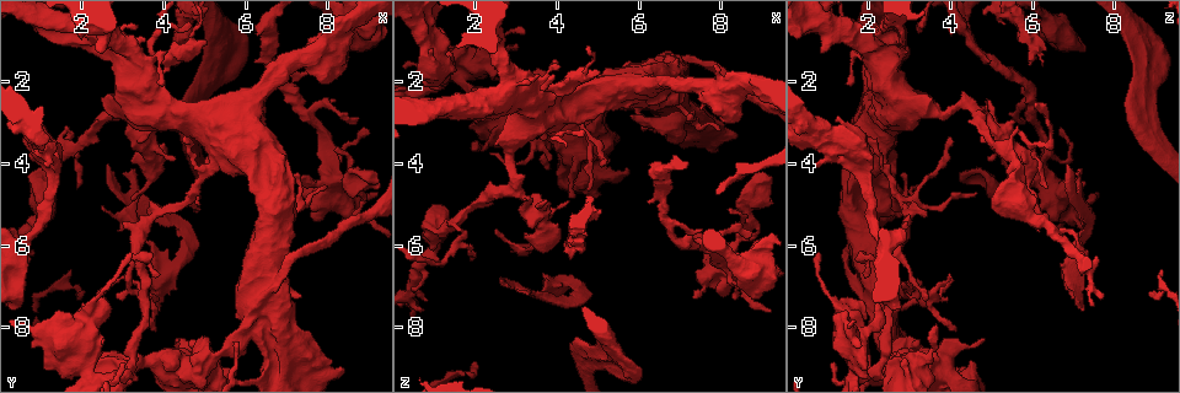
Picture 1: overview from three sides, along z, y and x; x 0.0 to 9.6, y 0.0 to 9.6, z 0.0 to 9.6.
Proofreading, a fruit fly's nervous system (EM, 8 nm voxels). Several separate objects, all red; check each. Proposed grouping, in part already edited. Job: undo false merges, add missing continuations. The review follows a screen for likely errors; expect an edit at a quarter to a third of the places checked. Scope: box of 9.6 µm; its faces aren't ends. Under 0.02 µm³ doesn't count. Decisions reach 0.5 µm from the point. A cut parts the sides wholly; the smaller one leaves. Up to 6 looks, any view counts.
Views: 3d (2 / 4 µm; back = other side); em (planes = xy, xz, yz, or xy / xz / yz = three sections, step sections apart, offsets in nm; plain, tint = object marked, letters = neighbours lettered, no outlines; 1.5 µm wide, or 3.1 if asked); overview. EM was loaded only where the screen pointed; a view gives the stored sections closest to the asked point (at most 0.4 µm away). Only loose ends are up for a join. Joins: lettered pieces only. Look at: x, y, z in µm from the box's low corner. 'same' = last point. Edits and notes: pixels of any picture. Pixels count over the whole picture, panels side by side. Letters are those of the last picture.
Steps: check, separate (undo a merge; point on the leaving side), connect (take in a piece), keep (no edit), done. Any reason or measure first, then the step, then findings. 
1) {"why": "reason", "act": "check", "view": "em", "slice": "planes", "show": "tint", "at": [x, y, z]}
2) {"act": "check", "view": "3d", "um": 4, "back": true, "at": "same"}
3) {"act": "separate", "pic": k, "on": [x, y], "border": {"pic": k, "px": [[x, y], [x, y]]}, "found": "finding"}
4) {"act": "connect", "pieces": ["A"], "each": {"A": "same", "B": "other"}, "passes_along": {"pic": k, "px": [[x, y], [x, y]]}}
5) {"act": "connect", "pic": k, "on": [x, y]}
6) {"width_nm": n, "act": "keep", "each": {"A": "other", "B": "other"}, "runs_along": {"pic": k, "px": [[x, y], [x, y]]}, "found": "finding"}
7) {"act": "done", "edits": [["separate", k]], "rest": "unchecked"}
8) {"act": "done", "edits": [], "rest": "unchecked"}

{"why": "an open end", "act": "check", "view": "3d", "um": 4, "at": [1.10, 4.05, 0.65]}

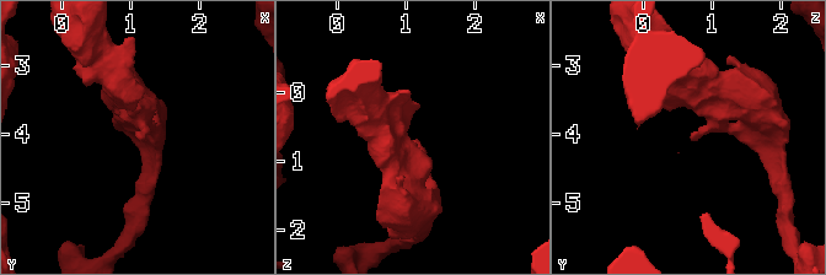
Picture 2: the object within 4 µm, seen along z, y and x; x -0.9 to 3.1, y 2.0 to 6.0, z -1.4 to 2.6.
{"why": "now the EM", "act": "check", "view": "em", "slice": "xz", "step": 4, "show": "letters", "at": [1.15, 4.05, 0.70]}

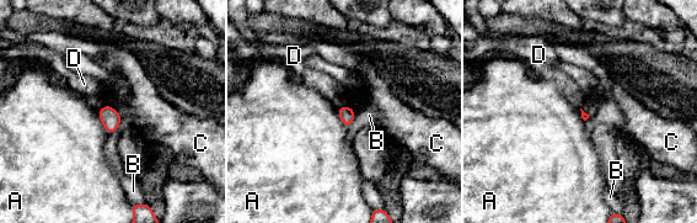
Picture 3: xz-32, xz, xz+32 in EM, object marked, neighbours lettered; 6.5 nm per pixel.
{"why": "another direction", "act": "check", "view": "em", "slice": "planes", "show": "letters", "at": "same"}

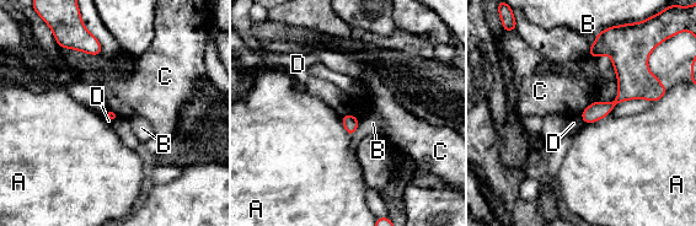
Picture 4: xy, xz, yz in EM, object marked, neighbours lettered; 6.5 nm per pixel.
{"act": "keep", "each": {"A": "other", "B": "other", "C": "other", "D": "other"}, "border": {"pic": 4, "px": [[351, 113], [342, 117]]}, "found": "no lettered piece goes on from it"}

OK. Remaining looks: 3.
{"act": "check", "view": "em", "slice": "yz", "step": 4, "show": "letters", "at": [3.05, 4.30, 7.10]}

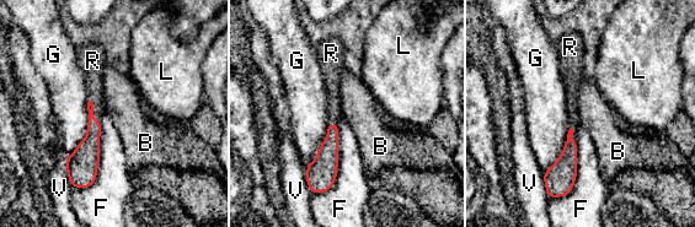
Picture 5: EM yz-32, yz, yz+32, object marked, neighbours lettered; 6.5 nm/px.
{"act": "connect", "pieces": ["R"], "each": {"B": "other", "F": "other", "G": "other", "L": "other", "R": "same", "V": "other"}, "found": "it goes on there"}

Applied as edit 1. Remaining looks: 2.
{"why": "arms part here", "act": "check", "view": "em", "slice": "planes", "show": "letters", "at": [4.80, 2.60, 8.65]}

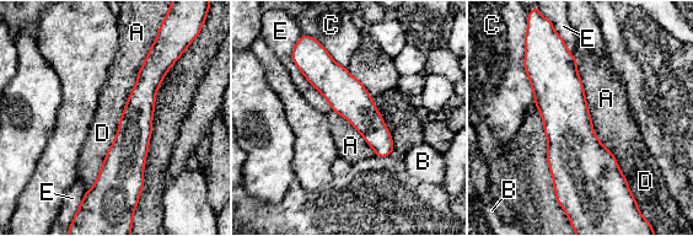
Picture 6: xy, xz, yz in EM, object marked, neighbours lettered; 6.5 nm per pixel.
{"width_nm": 260, "act": "keep", "each": {"A": "other", "B": "other", "C": "other", "D": "other", "E": "other"}, "runs_along": {"pic": 6, "px": [[310, 41], [313, 62], [387, 151]]}, "found": "continuous, no second cell"}

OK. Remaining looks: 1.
{"act": "done", "edits": [["connect", 5]], "rest": "unchecked"}

